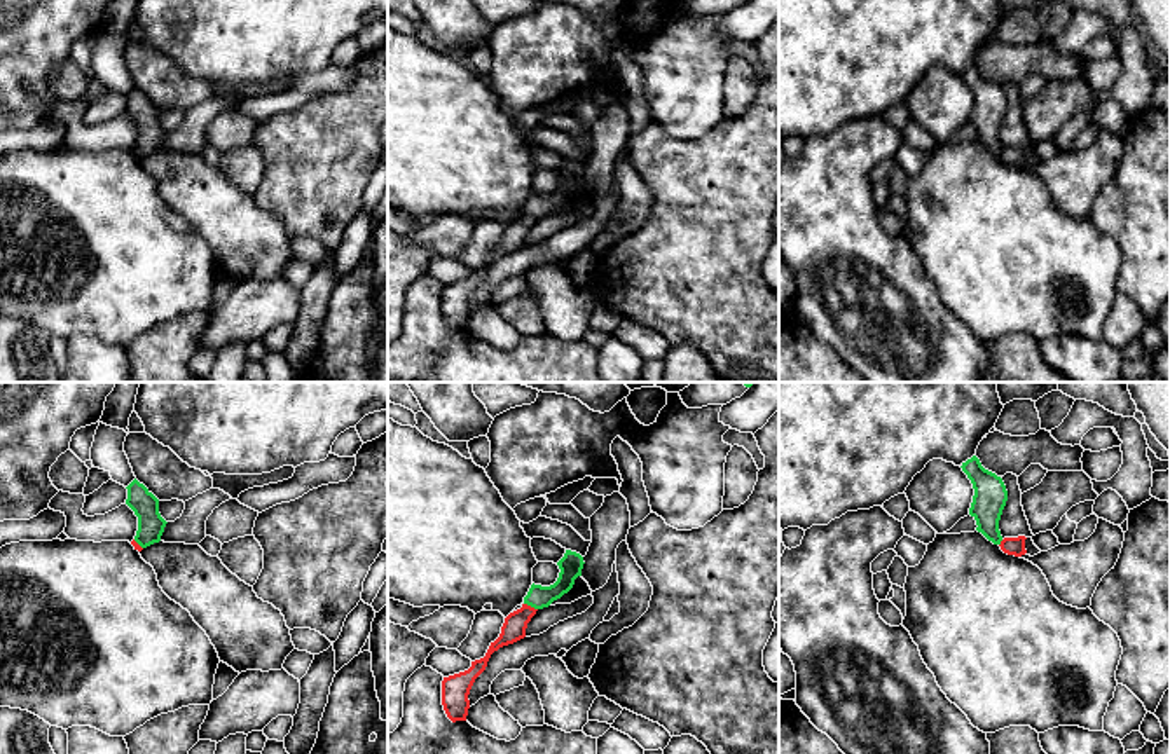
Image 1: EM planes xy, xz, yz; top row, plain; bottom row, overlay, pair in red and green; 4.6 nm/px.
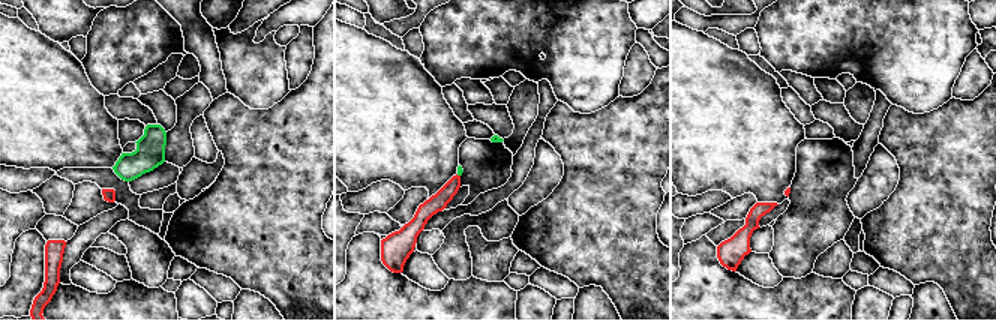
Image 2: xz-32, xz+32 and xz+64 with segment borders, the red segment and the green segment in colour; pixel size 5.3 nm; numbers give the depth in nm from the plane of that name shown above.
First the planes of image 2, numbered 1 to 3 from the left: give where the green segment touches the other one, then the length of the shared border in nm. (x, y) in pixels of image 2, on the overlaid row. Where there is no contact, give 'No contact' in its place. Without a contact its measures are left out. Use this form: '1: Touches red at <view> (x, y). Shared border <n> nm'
1: No contact
2: Touches red at xz+32 (456, 174). Shared border 30 nm
3: No contact

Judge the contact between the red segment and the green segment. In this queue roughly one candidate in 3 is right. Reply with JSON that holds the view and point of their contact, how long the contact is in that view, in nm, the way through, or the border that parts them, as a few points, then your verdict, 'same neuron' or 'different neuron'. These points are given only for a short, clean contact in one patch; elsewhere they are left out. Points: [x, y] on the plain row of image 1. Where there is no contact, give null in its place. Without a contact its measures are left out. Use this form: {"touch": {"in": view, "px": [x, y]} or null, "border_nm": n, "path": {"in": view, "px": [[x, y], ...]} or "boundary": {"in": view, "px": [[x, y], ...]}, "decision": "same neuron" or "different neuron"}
{"touch": {"in": "xz", "px": [529, 215]}, "border_nm": 70, "boundary": {"in": "xz", "px": [[524, 212], [536, 219]]}, "decision": "different neuron"}

